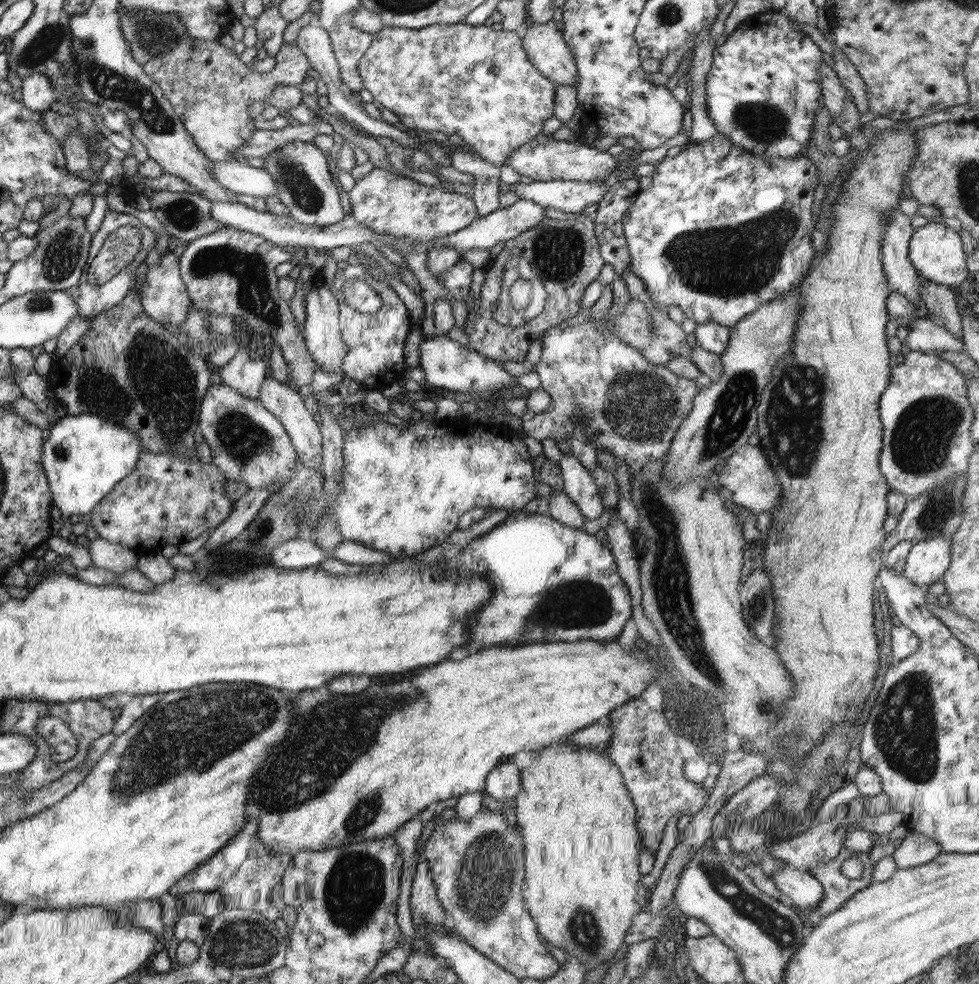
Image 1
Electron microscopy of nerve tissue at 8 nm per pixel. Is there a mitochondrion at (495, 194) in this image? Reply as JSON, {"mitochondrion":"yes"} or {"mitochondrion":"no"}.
{"mitochondrion":"no"}

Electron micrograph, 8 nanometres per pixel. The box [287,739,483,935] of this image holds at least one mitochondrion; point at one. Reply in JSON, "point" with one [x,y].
{"point":[362,815]}

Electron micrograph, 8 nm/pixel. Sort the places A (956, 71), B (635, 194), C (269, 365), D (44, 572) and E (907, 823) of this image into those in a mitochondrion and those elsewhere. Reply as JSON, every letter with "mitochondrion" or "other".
{"A":"other","B":"other","C":"other","D":"other","E":"other"}

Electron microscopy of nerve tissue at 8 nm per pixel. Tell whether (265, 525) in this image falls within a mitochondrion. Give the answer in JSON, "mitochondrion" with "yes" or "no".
{"mitochondrion":"yes"}

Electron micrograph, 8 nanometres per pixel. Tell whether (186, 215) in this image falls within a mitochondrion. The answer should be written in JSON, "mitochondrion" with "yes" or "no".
{"mitochondrion":"yes"}

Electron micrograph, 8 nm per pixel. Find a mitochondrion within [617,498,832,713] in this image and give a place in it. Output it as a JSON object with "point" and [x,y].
{"point":[759,603]}

